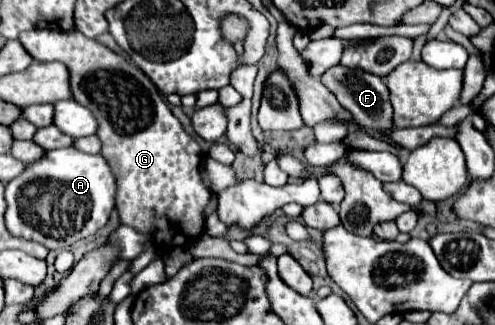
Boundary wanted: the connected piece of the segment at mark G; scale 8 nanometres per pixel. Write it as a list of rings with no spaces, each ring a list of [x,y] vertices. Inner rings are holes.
[[[32,29],[22,31],[18,41],[30,53],[34,61],[60,61],[70,71],[72,99],[88,107],[98,121],[98,139],[102,141],[100,155],[108,161],[116,179],[116,211],[122,225],[134,227],[136,231],[150,235],[156,245],[168,247],[170,241],[180,241],[180,247],[190,245],[204,231],[206,207],[210,203],[210,191],[200,179],[202,151],[200,145],[186,135],[180,121],[172,115],[168,105],[160,99],[158,89],[138,69],[132,67],[122,55],[112,53],[108,47],[94,39],[86,39],[76,29],[70,33],[58,29]]]

